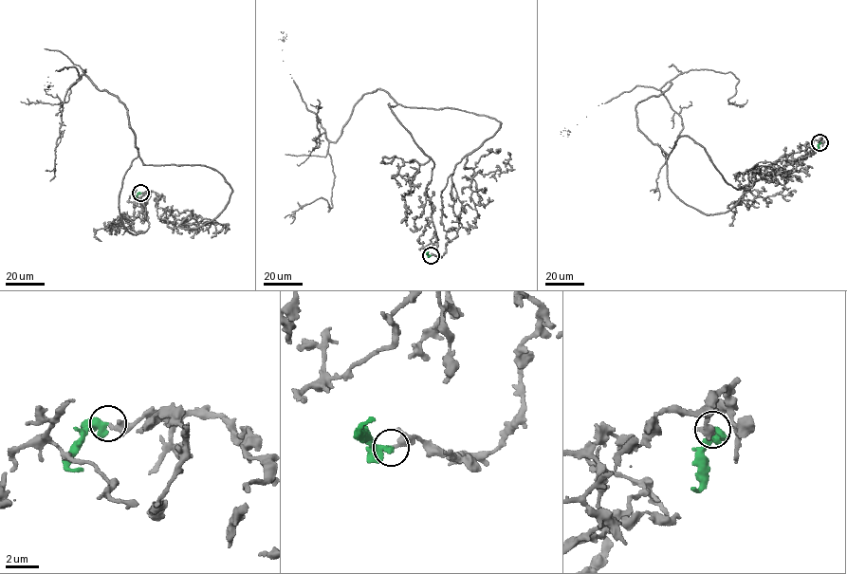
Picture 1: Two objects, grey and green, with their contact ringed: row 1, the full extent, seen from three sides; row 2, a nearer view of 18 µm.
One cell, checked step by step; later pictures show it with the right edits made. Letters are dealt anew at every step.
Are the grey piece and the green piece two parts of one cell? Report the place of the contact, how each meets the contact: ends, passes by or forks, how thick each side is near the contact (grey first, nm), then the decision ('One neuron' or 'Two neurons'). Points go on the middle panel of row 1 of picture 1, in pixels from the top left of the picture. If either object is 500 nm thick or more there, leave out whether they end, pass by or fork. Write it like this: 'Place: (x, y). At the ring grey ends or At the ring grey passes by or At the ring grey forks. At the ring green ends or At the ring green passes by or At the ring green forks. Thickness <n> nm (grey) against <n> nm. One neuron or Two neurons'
Place: (431, 255). Thickness 320 nm (grey) against 500 nm. One neuron

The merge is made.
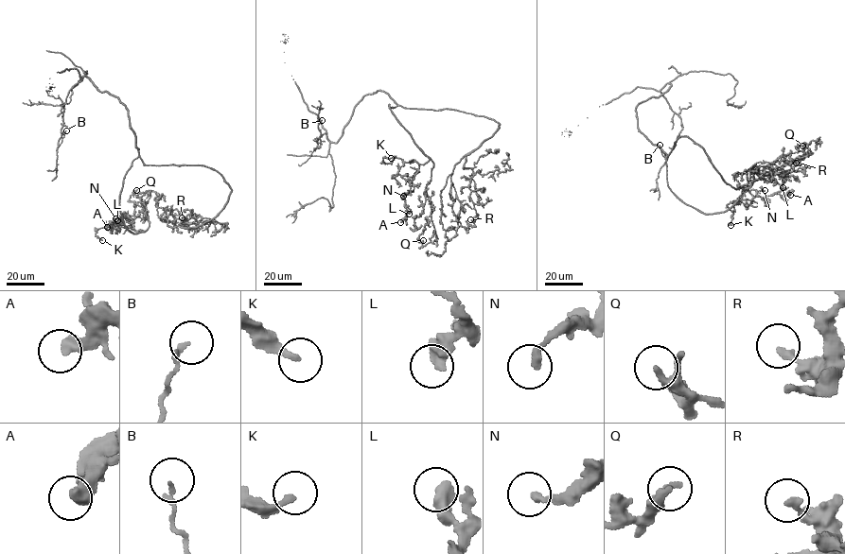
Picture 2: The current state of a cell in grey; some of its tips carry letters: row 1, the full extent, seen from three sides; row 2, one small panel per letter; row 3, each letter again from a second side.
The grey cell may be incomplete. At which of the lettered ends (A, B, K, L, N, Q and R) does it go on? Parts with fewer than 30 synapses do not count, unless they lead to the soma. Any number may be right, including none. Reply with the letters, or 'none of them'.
none of them

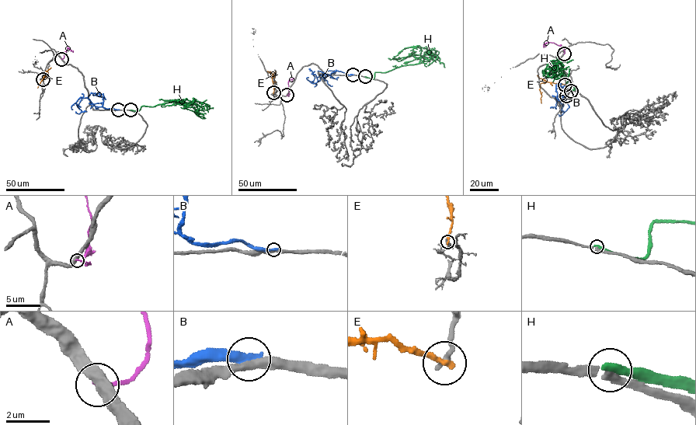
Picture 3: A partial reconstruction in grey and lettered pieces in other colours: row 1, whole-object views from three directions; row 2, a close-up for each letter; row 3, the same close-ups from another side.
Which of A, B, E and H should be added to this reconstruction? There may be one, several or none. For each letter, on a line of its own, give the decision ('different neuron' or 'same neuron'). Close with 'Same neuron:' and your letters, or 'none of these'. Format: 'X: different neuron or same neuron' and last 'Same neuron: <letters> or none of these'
A: different neuron
B: different neuron
E: different neuron
H: different neuron
Same neuron: none of these

